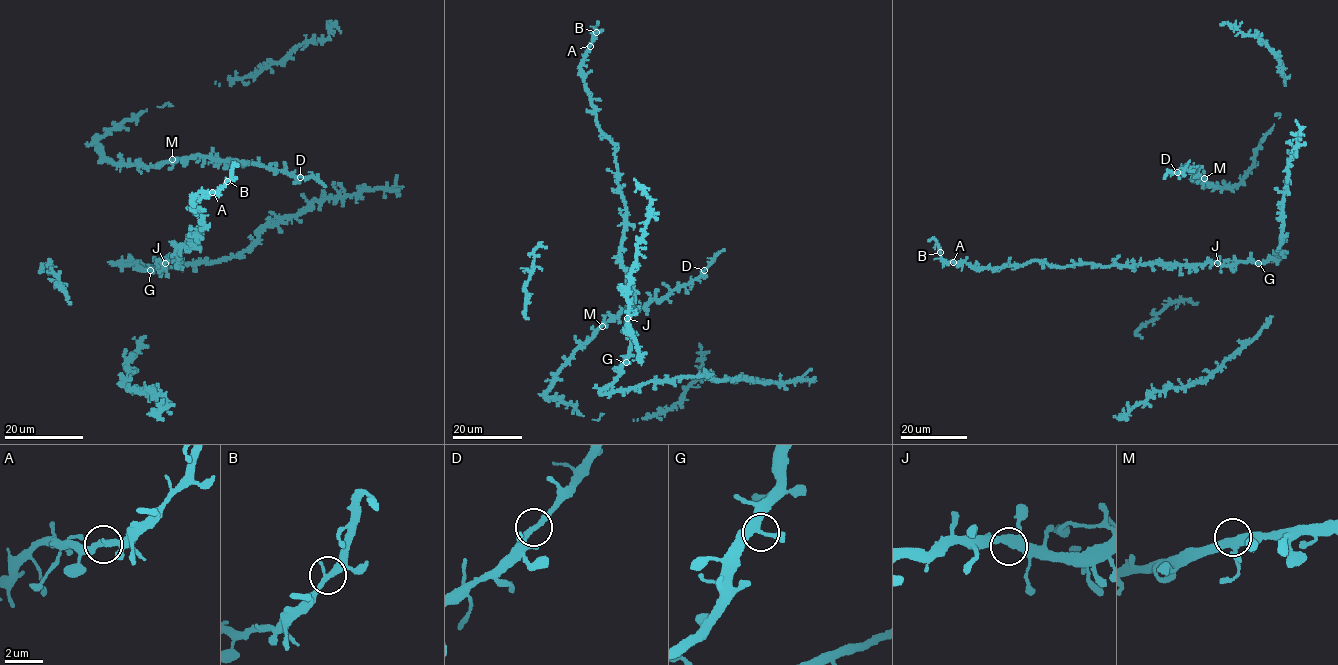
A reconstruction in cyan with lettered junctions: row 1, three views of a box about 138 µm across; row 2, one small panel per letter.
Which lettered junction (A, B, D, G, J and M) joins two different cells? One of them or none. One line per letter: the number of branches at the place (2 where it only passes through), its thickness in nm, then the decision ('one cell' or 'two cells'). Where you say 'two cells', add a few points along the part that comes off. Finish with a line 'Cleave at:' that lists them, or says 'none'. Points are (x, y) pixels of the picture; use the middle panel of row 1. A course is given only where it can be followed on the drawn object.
A: branches 2; calibre 320 nm; one cell
B: branches 3; calibre 260 nm; one cell
D: branches 3; calibre 240 nm; one cell
G: branches 3; calibre 320 nm; one cell
J: branches 3; calibre 400 nm; one cell
M: branches 3; calibre 360 nm; one cell
Cleave at: none

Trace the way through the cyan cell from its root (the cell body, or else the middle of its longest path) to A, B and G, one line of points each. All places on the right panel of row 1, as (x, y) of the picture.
A: (1219, 256), (1217, 262), (1202, 265), (1060, 266), (1037, 261), (991, 268), (953, 262)
B: (1219, 256), (1217, 262), (1202, 265), (1060, 266), (1037, 261), (991, 268), (947, 262), (940, 252)
G: (1219, 256), (1220, 262), (1225, 264), (1258, 263)

